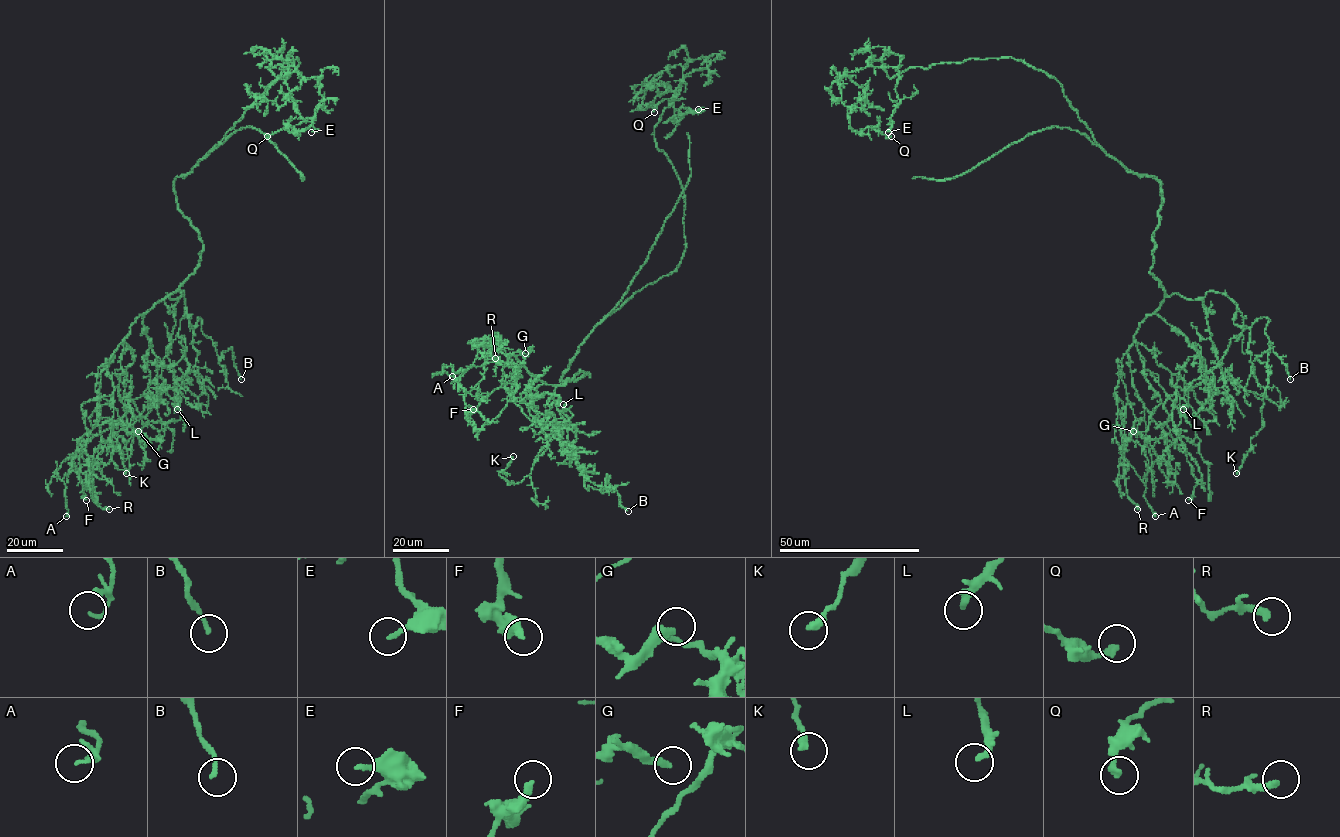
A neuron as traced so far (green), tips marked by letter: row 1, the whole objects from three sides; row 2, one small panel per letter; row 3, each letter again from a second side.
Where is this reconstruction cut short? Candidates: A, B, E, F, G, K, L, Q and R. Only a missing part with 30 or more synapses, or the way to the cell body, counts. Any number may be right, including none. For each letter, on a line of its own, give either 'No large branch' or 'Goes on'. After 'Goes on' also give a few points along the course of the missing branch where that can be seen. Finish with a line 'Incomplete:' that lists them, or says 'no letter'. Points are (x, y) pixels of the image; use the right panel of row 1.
A: No large branch
B: No large branch
E: No large branch
F: No large branch
G: No large branch
K: No large branch
L: No large branch
Q: No large branch
R: No large branch
Incomplete: no letter

